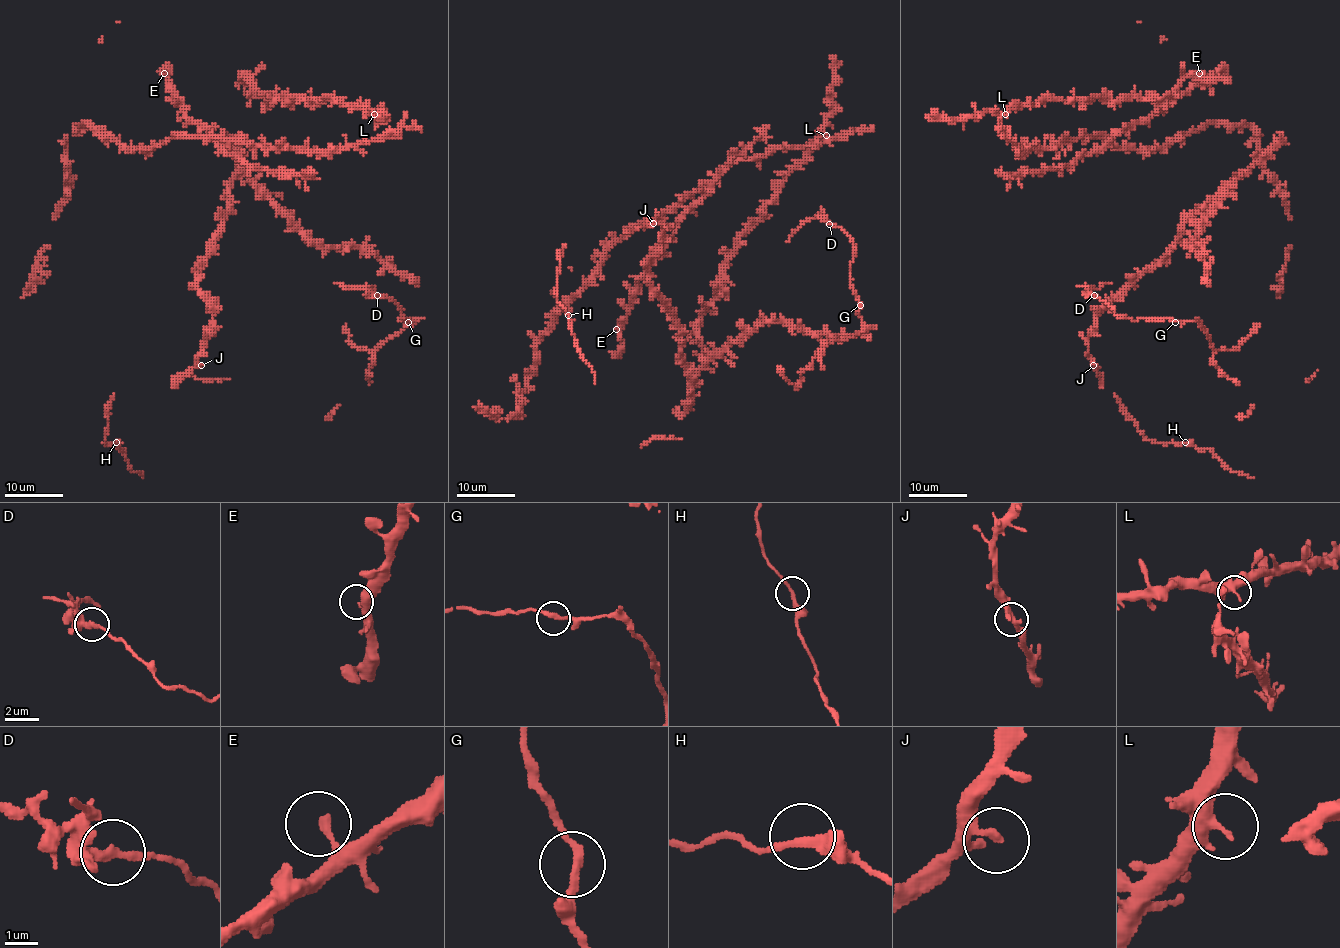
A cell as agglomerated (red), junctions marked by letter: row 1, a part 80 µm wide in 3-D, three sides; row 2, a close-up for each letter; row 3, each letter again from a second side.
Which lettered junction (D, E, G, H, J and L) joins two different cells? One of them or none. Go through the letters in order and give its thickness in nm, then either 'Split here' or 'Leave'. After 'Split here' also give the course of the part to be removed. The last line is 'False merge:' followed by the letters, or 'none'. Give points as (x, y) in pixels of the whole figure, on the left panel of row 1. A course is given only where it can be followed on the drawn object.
D: Thickness 240 nm. Split here. Course of the part to remove: (377, 295), (368, 290), (344, 288), (335, 282)
E: Thickness 260 nm. Leave
G: Thickness 240 nm. Leave
H: Thickness 240 nm. Leave
J: Thickness 200 nm. Leave
L: Thickness 260 nm. Leave
False merge: D

